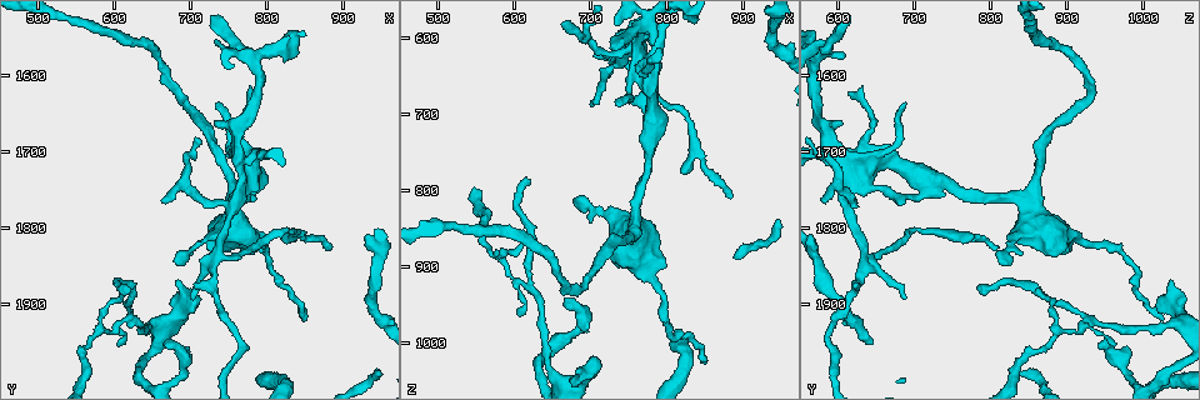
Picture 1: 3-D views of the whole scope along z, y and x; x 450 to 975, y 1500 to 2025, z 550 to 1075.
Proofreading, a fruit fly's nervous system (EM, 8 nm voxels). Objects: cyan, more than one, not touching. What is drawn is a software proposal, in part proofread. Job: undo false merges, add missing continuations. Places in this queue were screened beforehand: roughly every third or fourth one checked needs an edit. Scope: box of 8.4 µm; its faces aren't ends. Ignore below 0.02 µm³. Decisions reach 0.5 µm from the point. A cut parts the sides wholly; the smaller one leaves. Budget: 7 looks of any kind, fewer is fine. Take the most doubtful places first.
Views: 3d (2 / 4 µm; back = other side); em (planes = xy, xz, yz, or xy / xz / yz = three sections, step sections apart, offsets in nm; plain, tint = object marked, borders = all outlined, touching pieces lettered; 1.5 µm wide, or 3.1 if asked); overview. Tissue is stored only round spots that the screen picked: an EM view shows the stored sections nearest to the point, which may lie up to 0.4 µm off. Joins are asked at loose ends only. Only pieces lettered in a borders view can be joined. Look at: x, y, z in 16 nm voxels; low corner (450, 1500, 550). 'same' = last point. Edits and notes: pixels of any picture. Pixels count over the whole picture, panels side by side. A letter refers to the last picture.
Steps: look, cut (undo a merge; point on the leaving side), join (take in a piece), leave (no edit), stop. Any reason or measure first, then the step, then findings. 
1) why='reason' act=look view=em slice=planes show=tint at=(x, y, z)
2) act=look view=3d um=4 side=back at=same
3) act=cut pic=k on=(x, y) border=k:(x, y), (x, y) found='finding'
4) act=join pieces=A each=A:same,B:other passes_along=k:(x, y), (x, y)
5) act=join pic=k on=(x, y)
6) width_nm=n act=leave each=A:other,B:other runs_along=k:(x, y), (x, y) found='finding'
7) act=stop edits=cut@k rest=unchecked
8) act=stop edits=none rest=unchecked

why='tapers out' act=look view=3d um=2 at=(705, 1875, 620)

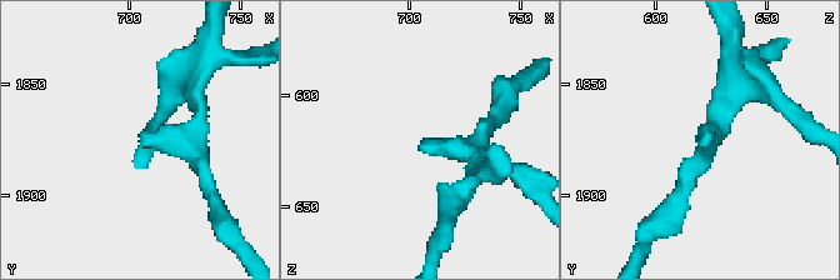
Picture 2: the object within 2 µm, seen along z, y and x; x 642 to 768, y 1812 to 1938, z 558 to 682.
act=look view=em slice=planes show=borders at=(706, 1875, 620)

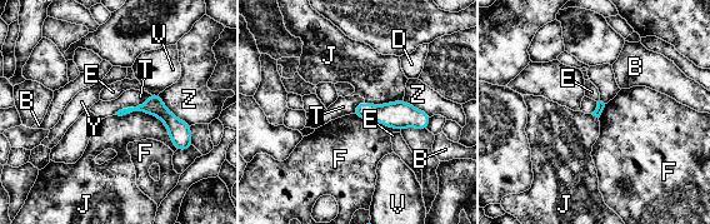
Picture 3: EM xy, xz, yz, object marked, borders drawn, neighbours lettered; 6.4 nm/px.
longest_contact=J:460nm act=leave each=B:other,D:other,E:other,F:other,J:other,T:other,V:other,Y:other,Z:other found='no lettered piece goes on from it'

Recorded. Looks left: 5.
why='three arms meet' act=look view=em slice=xy step=4 show=borders at=(630, 1920, 935)

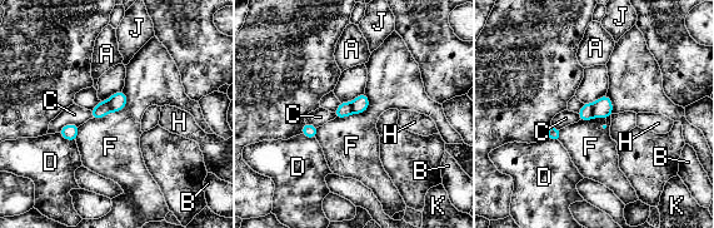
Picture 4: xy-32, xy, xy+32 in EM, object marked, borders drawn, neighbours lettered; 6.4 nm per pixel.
width_nm=30 act=cut pic=4 on=(585, 113) each=A:other,B:other,C:other,D:other,F:other,H:other,J:other,K:other found='a second cell is stuck on'

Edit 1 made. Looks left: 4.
act=look view=3d um=2 at=(765, 1955, 595)

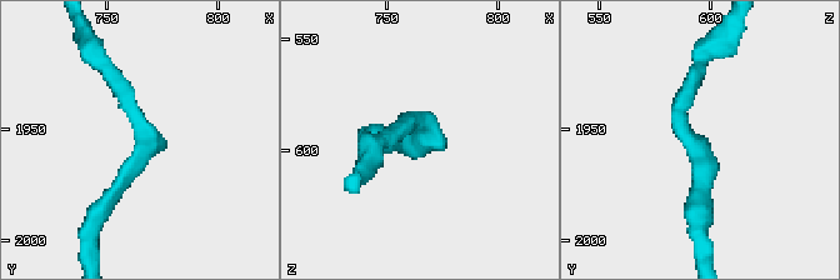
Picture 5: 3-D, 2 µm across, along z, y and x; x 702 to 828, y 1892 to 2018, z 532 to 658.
why='need the tissue' act=look view=em slice=planes show=plain at=(771, 1958, 593)

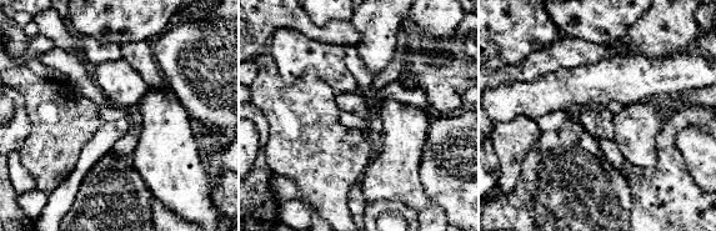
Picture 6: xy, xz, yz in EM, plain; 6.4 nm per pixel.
act=look view=em slice=planes show=borders at=same

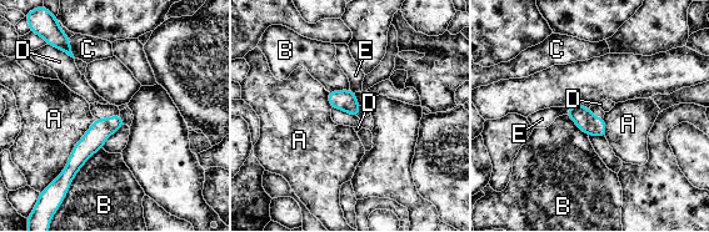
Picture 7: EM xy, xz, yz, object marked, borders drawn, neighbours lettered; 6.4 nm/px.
act=leave each=A:other,B:other,C:other,D:other,E:other found='one cell here'

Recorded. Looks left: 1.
act=stop edits=cut@4 rest=unchecked

